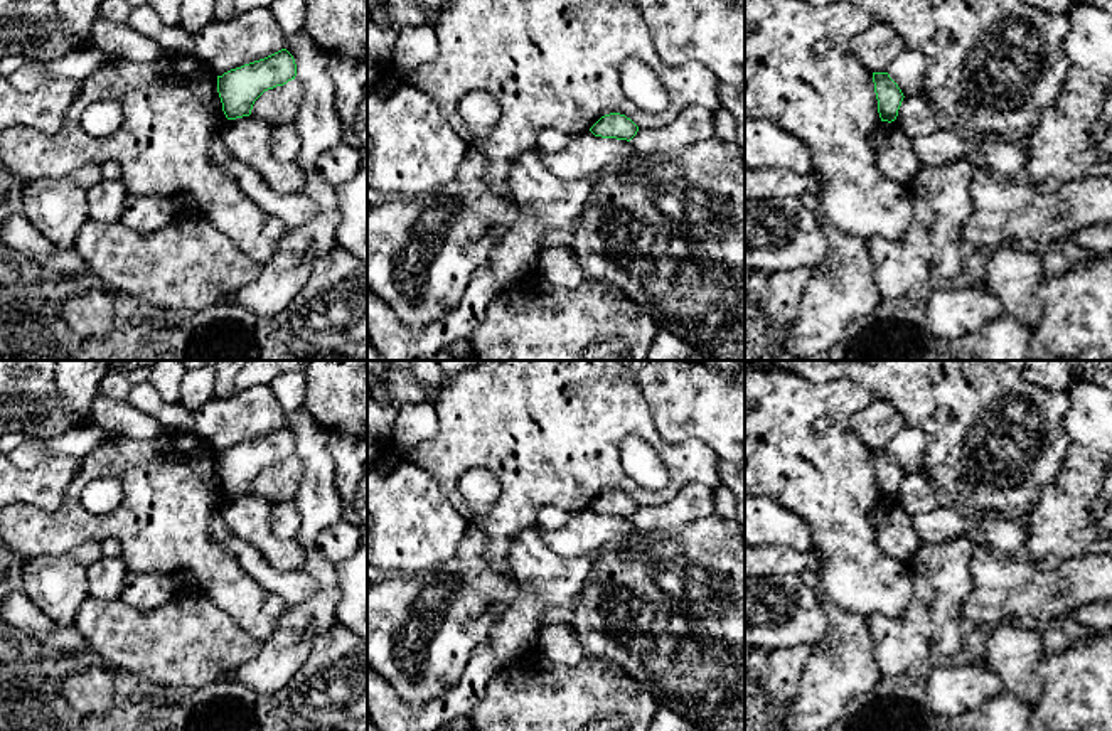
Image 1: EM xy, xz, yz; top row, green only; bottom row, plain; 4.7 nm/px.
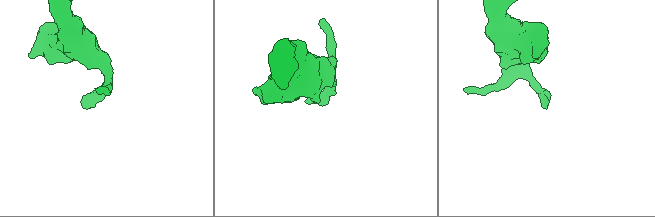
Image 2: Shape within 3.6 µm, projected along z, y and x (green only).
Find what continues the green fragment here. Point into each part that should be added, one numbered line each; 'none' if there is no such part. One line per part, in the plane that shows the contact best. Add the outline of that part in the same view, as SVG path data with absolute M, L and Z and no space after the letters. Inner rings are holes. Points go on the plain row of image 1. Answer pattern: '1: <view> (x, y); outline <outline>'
none

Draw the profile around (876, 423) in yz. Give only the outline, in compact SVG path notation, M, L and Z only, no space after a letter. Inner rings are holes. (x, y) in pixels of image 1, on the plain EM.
M883 398L854 413L849 424L871 450L886 450L893 436L906 426L900 411Z

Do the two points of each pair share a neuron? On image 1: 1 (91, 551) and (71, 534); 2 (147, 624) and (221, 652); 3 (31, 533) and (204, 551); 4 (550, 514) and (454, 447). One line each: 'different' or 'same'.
1: different
2: same
3: same
4: different

